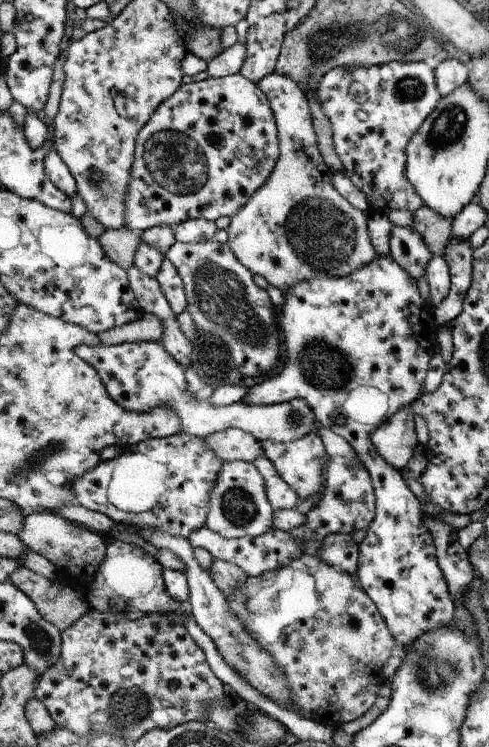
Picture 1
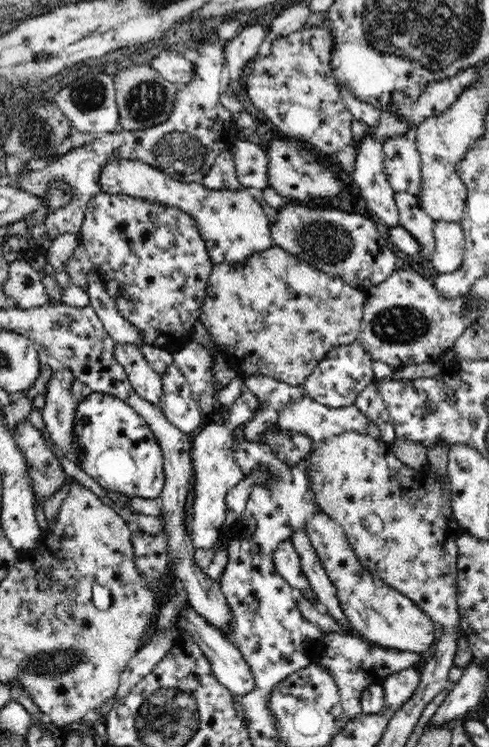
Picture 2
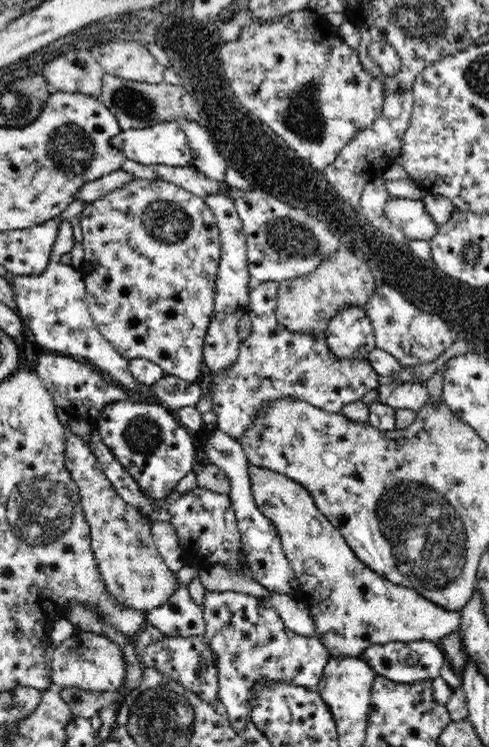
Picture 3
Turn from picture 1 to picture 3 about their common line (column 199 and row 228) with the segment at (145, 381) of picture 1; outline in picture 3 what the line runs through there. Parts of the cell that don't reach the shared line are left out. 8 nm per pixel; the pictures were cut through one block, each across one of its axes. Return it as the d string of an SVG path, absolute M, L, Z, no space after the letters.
M390 200L386 204L386 216L396 228L406 234L406 238L430 242L438 234L438 224L426 212L422 202Z

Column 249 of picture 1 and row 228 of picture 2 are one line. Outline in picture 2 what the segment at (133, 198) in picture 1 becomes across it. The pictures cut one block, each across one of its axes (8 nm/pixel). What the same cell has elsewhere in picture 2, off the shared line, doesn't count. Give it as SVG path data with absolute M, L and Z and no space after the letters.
M102 194L92 198L86 214L84 214L84 222L80 228L80 240L82 246L86 248L96 274L102 278L102 288L106 288L106 292L114 298L118 310L132 322L136 324L142 332L144 332L144 344L150 344L152 348L164 348L168 352L178 352L186 342L192 342L192 326L194 322L200 320L200 308L202 308L202 300L206 300L206 292L210 288L210 274L214 272L212 260L210 260L210 252L206 248L206 242L200 236L196 218L190 218L190 214L186 214L184 210L176 210L174 206L160 206L154 202L146 202L146 200L138 200L138 198L130 198L130 194Z

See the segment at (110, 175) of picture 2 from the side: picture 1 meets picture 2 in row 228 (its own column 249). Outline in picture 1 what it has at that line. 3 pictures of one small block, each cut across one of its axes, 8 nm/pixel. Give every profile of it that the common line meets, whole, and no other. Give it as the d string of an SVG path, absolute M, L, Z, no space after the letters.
M275 72L267 78L261 78L257 86L267 96L275 114L281 154L269 180L231 218L227 226L227 246L233 250L235 258L247 270L251 270L251 274L263 276L269 286L281 290L283 294L289 292L297 282L311 282L315 278L347 278L349 274L361 270L363 266L369 266L377 258L375 248L369 242L367 214L351 206L351 202L347 202L333 186L333 172L319 152L311 106L303 88L299 88L299 84L291 78Z

